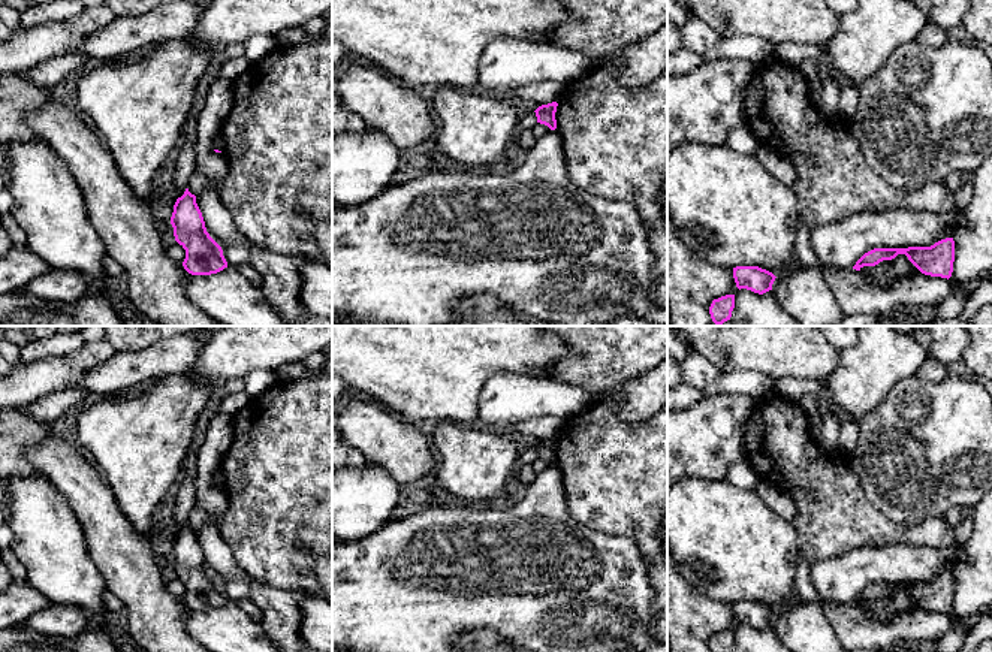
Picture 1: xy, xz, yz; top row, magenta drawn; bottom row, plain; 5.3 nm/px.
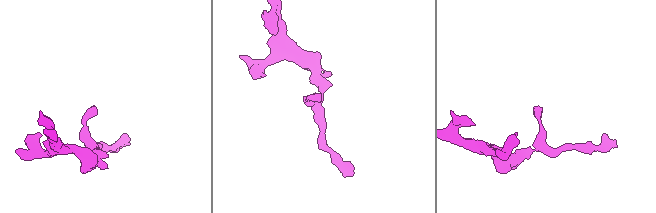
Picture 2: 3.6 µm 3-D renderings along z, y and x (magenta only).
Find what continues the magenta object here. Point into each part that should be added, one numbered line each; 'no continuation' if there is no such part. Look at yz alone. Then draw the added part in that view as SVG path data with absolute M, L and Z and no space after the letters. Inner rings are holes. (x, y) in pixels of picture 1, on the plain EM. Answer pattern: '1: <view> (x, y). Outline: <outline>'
no continuation

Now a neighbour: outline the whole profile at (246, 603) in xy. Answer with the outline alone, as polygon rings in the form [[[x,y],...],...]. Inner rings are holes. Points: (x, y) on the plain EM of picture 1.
[[[244,597],[238,601],[238,606],[256,622],[262,622],[263,616],[260,609],[248,598]]]

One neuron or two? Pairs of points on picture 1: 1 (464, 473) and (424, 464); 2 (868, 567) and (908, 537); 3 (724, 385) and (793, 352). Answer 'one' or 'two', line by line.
1: two
2: two
3: two

